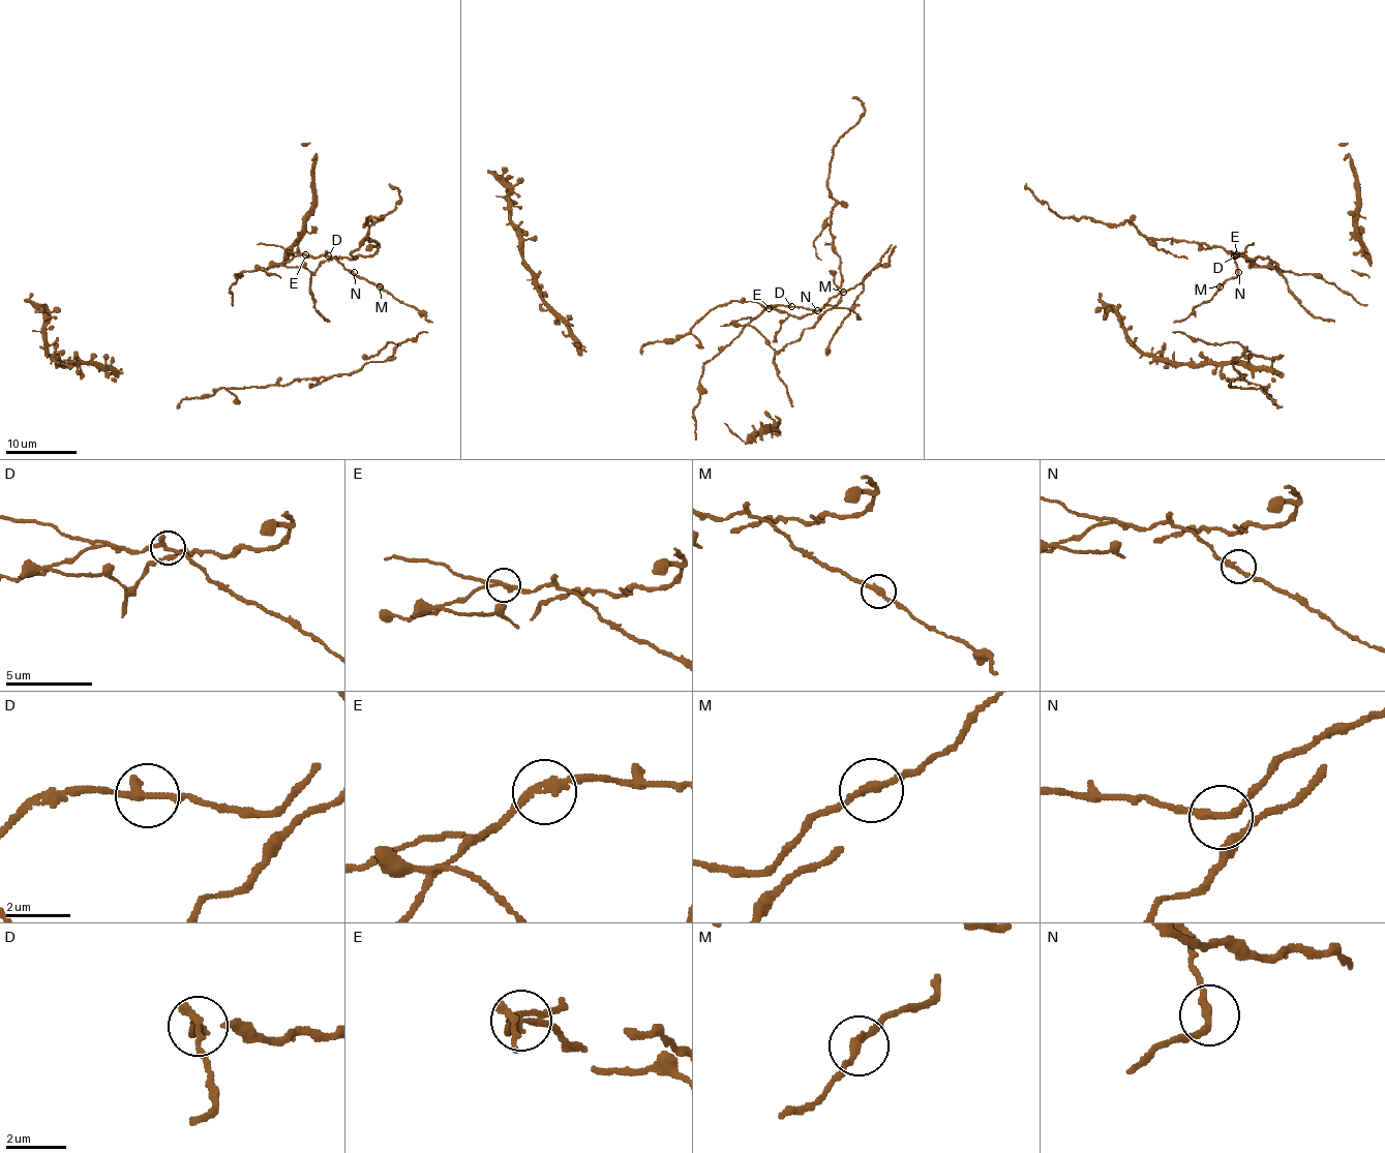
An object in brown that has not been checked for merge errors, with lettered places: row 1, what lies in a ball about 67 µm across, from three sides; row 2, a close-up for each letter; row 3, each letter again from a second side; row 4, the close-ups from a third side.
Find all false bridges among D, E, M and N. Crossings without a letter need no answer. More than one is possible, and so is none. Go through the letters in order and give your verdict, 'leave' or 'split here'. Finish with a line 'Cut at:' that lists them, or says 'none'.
D: leave
E: split here
M: leave
N: leave
Cut at: E

